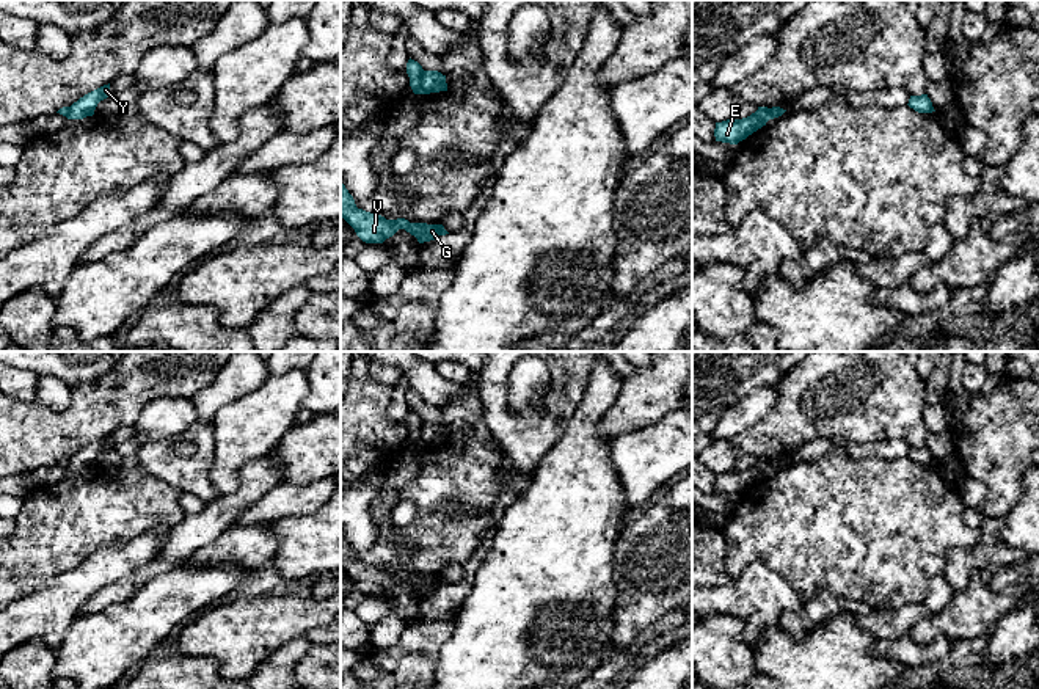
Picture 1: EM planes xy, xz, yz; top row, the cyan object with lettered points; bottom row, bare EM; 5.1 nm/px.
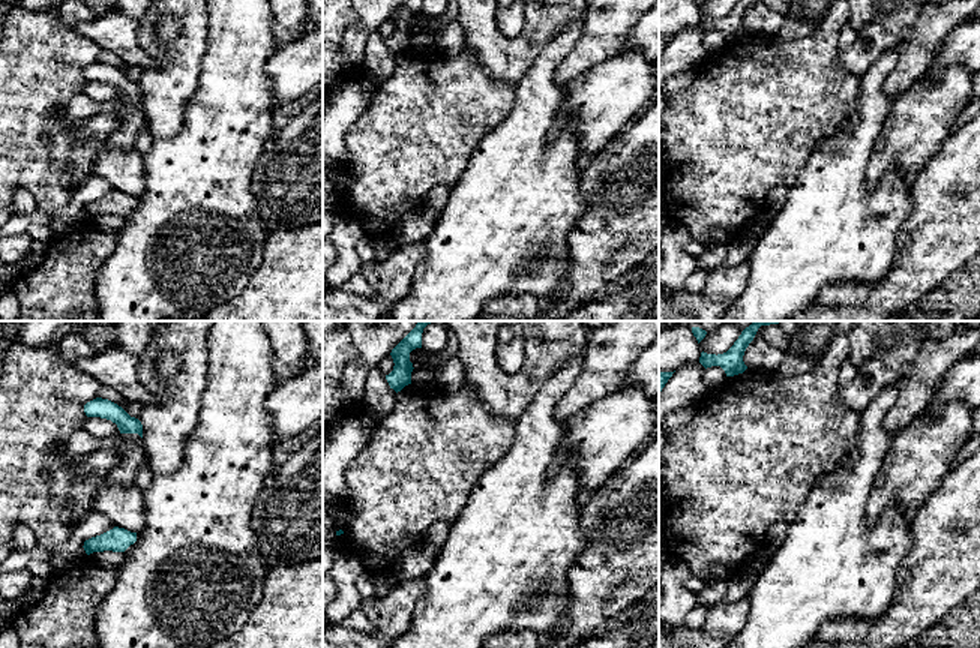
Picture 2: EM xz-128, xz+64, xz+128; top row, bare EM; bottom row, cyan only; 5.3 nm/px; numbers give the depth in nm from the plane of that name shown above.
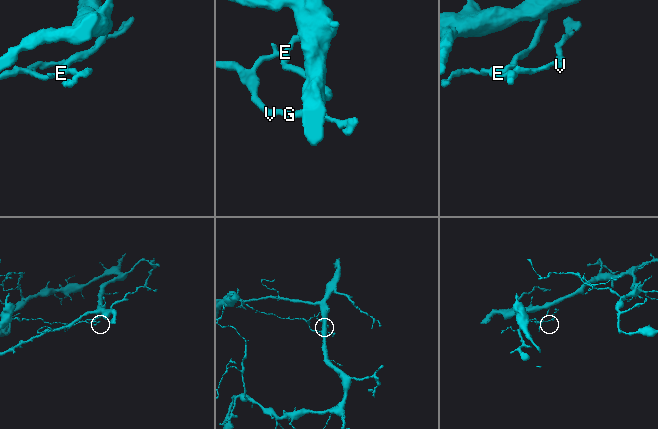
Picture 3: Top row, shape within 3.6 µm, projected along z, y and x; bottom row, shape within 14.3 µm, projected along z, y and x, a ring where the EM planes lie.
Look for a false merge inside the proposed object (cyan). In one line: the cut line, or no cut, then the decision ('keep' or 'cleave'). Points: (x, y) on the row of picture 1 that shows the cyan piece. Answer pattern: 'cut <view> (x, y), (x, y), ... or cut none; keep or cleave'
cut xz (424, 71), (419, 80), (419, 93); cleave

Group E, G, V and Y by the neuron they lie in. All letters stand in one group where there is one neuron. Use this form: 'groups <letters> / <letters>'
groups E G V / Y

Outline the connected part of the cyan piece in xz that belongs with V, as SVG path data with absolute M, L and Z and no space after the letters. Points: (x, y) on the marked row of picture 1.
M341 180L341 218L344 218L366 243L383 243L399 229L405 229L419 243L435 240L438 235L449 234L443 224L410 223L405 218L386 220L378 213L358 209L353 196Z

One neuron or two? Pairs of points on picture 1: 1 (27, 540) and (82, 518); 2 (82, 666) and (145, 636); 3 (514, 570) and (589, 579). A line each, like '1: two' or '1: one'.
1: one
2: one
3: one

